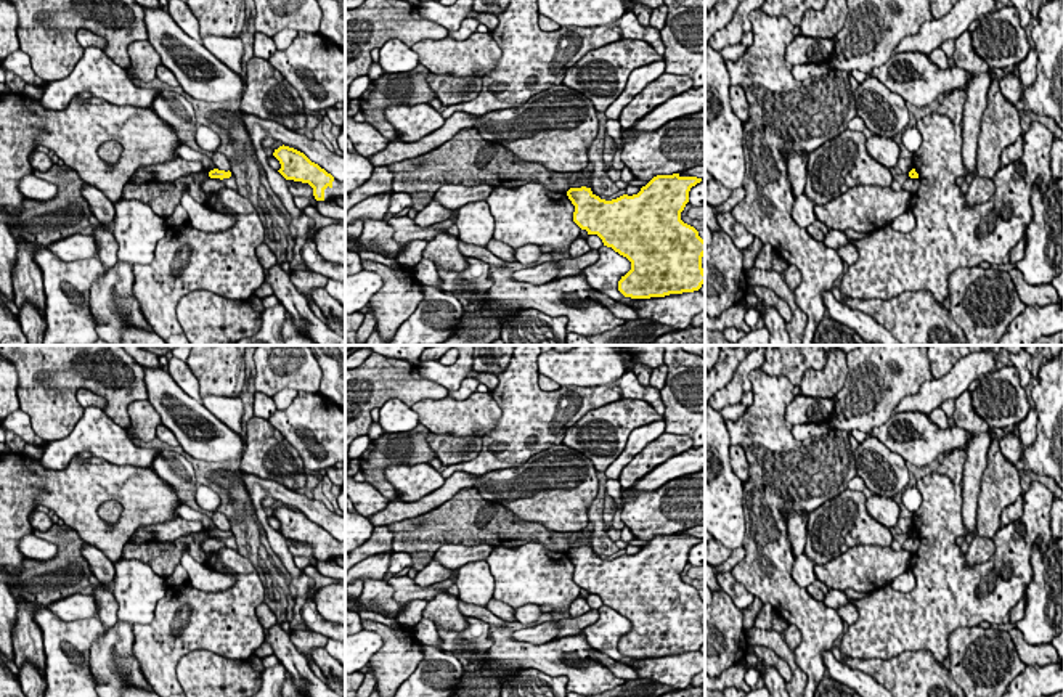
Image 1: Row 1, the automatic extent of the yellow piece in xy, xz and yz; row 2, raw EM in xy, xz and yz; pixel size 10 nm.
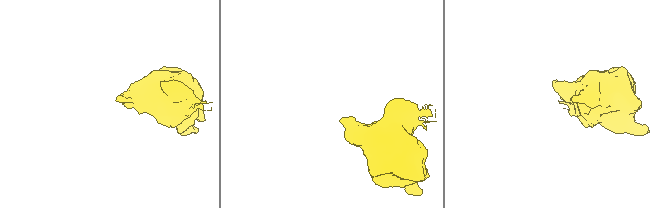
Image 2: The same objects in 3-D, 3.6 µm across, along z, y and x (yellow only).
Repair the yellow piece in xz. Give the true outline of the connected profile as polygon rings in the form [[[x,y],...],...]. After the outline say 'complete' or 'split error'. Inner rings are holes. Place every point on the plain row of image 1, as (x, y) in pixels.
[[[679,533],[657,535],[637,554],[623,554],[612,560],[601,559],[586,546],[567,551],[575,565],[573,581],[631,622],[631,630],[618,641],[618,650],[625,657],[650,658],[694,652],[705,642],[702,628],[705,601],[694,586],[681,580],[689,551],[700,541],[702,538]]]; complete

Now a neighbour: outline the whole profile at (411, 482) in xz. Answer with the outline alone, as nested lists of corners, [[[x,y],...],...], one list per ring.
[[[429,463],[387,466],[385,479],[393,485],[401,501],[421,499],[445,483],[440,471]]]

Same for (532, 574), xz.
[[[541,543],[496,546],[485,560],[495,578],[493,599],[514,609],[536,604],[564,612],[580,597],[581,588],[573,581],[575,565],[568,556]]]

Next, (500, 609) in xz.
[[[491,599],[488,604],[487,604],[487,609],[495,613],[496,617],[499,617],[501,620],[514,620],[515,618],[515,610],[514,607],[501,602],[501,601],[496,601],[496,599]]]

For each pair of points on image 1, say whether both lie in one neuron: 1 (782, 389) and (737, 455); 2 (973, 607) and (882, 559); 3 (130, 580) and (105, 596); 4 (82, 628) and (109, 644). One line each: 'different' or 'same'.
1: different
2: different
3: different
4: different

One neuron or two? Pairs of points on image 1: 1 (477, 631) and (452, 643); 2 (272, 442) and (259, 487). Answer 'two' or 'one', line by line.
1: one
2: two

